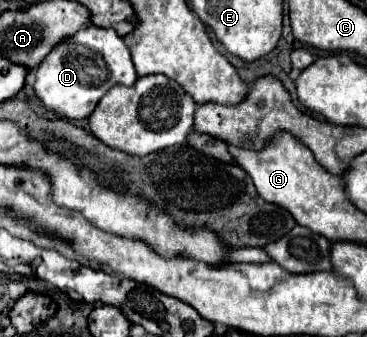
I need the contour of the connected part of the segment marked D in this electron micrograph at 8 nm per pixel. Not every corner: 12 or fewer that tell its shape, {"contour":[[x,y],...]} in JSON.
{"contour":[[94,24],[38,66],[34,90],[88,118],[136,68],[122,36]]}

